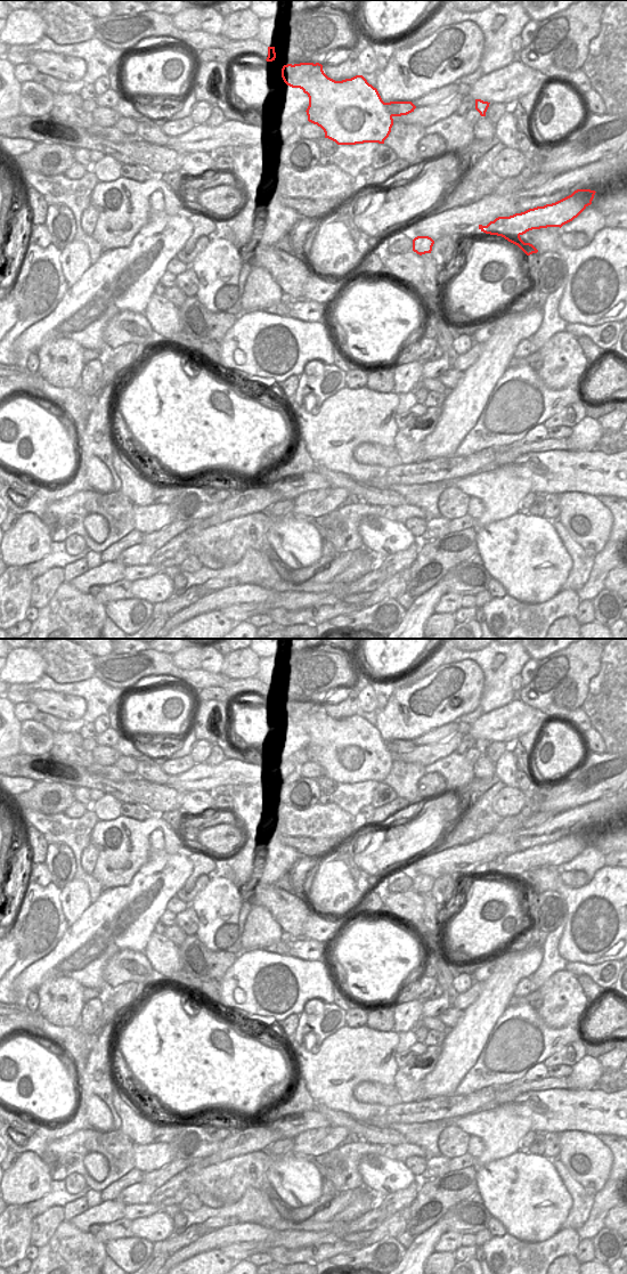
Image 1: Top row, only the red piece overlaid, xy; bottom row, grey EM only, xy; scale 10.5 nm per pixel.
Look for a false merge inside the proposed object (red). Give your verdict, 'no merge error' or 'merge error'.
merge error

